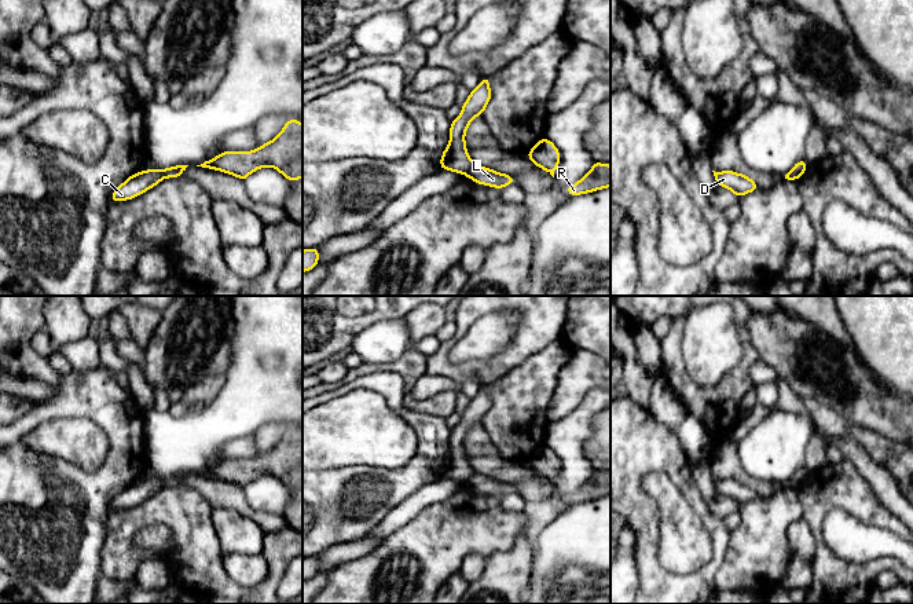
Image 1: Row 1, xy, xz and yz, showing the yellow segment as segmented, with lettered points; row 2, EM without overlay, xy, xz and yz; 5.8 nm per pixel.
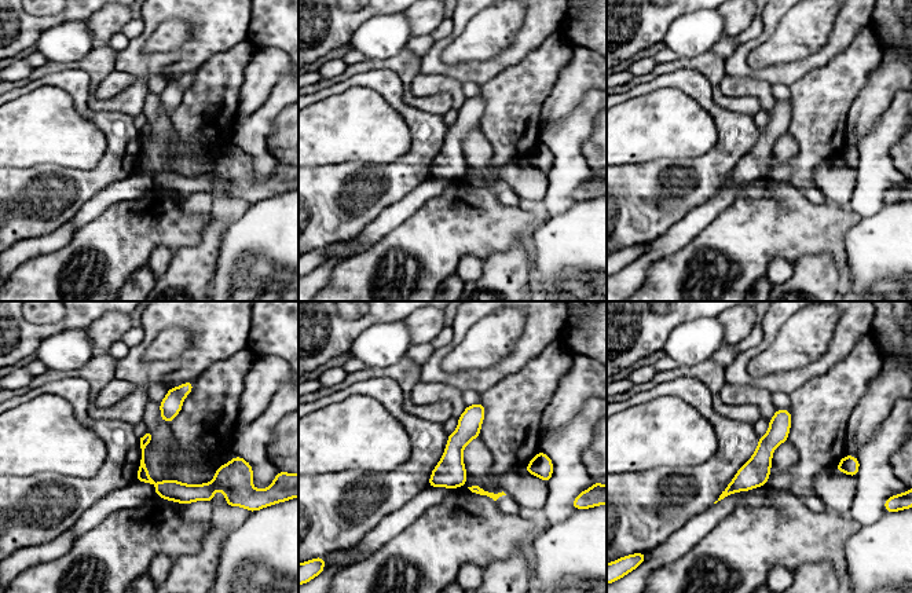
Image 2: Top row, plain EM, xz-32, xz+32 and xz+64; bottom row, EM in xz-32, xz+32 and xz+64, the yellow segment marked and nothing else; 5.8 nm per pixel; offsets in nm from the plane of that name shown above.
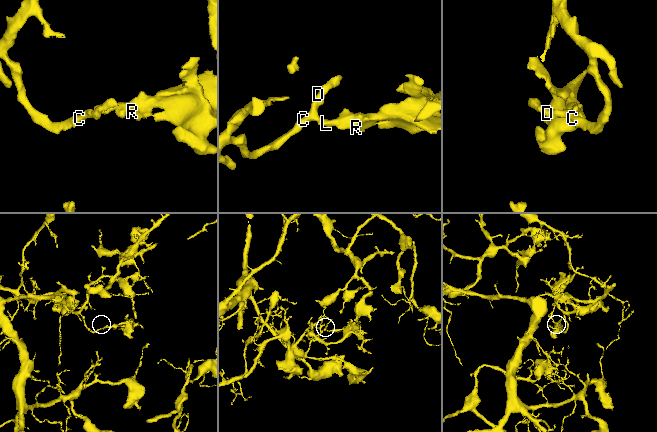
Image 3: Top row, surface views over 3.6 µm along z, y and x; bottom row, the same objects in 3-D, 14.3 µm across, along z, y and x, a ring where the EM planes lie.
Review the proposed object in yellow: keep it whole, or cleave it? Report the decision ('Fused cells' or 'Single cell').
Fused cells

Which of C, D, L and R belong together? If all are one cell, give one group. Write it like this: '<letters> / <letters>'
C D / L R

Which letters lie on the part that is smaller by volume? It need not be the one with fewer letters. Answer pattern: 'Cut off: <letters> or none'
Cut off: L, R

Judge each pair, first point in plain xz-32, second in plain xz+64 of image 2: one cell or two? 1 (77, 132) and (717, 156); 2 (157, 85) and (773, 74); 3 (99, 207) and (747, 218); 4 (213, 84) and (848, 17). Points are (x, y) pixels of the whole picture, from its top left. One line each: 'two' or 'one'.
1: two
2: two
3: two
4: two

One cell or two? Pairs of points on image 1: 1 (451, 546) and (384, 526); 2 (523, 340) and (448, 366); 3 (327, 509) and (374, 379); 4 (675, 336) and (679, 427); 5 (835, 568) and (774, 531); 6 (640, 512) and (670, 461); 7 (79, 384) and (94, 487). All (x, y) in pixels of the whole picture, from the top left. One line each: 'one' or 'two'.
1: two
2: one
3: one
4: two
5: two
6: one
7: one

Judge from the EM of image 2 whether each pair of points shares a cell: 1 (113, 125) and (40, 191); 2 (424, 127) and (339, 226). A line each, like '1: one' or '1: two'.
1: one
2: one

